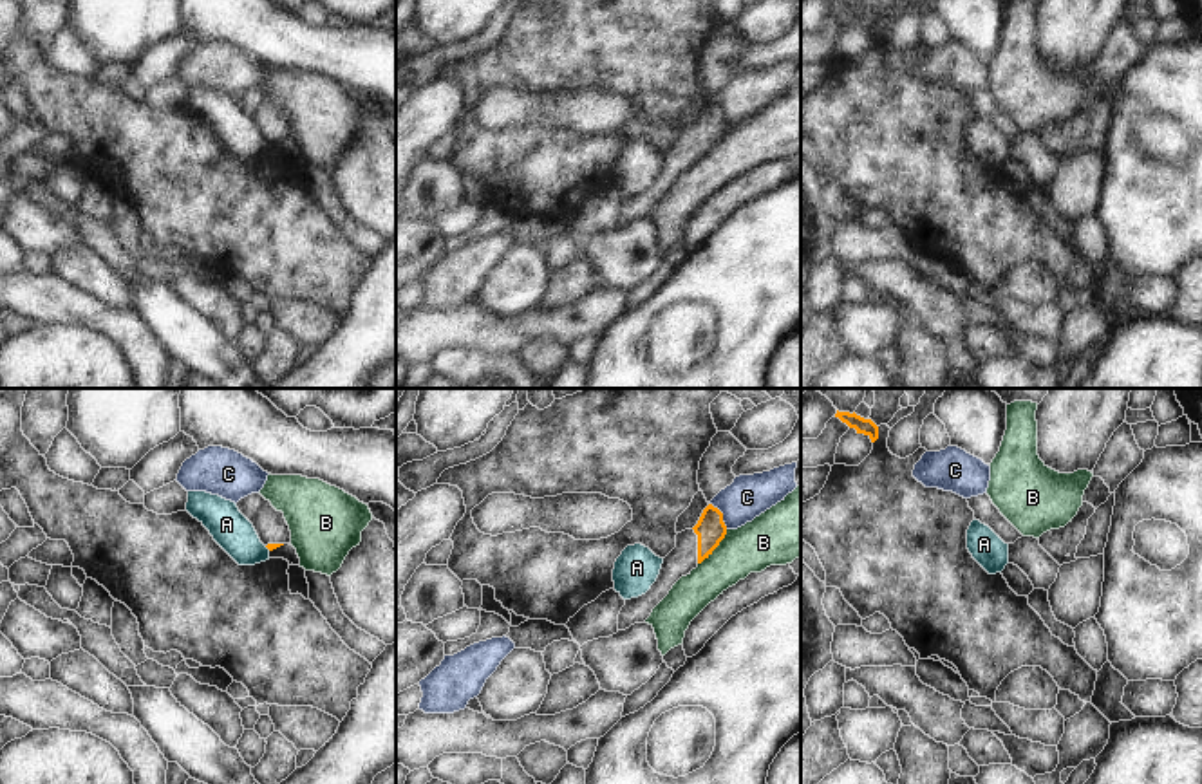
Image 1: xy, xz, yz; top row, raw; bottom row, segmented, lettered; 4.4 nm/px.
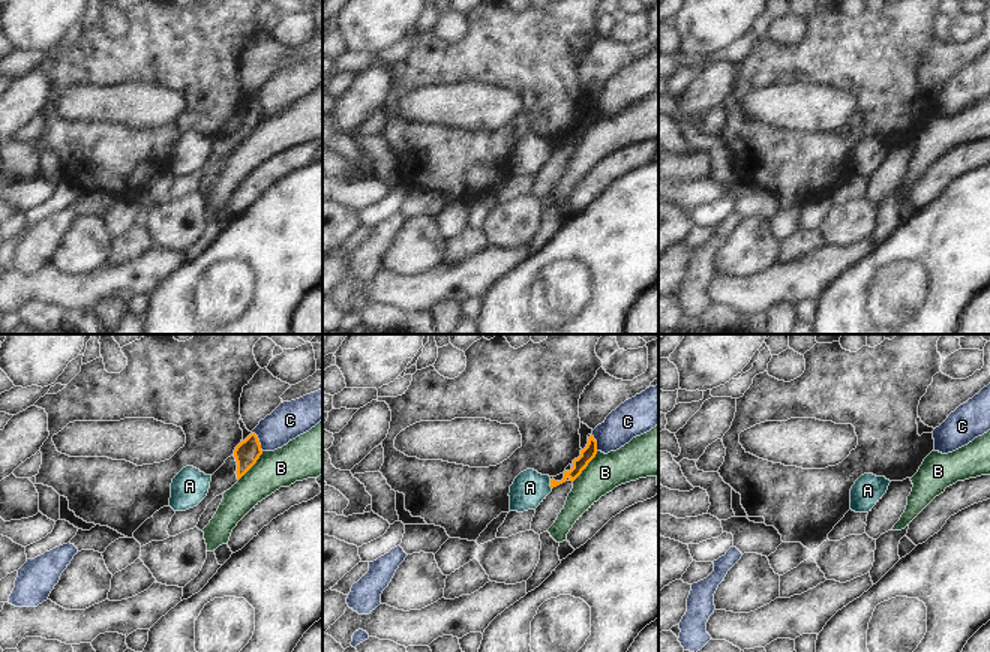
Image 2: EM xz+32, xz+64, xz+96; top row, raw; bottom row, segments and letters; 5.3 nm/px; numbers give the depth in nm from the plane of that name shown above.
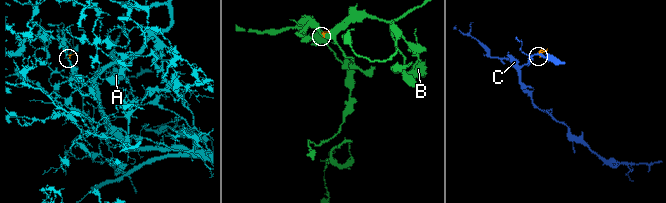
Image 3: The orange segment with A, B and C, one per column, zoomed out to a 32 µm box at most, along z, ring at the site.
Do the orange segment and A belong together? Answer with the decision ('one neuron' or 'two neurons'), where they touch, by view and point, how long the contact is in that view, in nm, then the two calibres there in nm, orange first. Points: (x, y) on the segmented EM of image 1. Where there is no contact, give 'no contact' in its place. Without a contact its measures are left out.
two neurons; contact xy (268, 548); length 40 nm; calibres 30 and 170 nm

